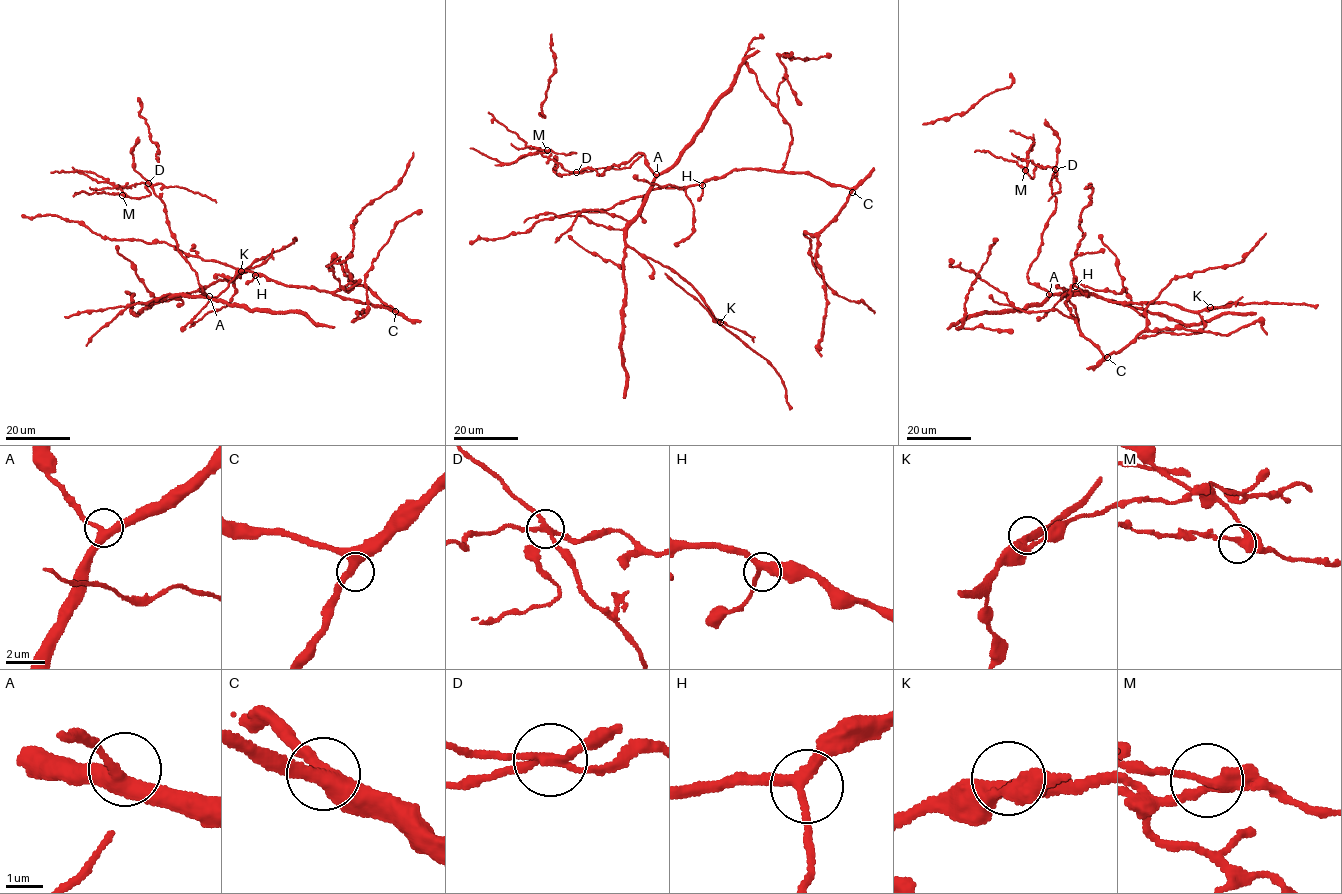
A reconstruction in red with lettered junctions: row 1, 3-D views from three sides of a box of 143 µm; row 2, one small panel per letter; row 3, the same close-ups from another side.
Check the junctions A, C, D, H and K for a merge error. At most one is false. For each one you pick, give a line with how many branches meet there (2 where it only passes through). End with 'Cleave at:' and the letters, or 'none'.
D: 4 branches meet
Cleave at: D

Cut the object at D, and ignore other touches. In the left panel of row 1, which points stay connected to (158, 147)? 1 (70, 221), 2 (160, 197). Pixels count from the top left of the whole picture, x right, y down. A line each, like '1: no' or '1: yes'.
1: yes
2: yes

